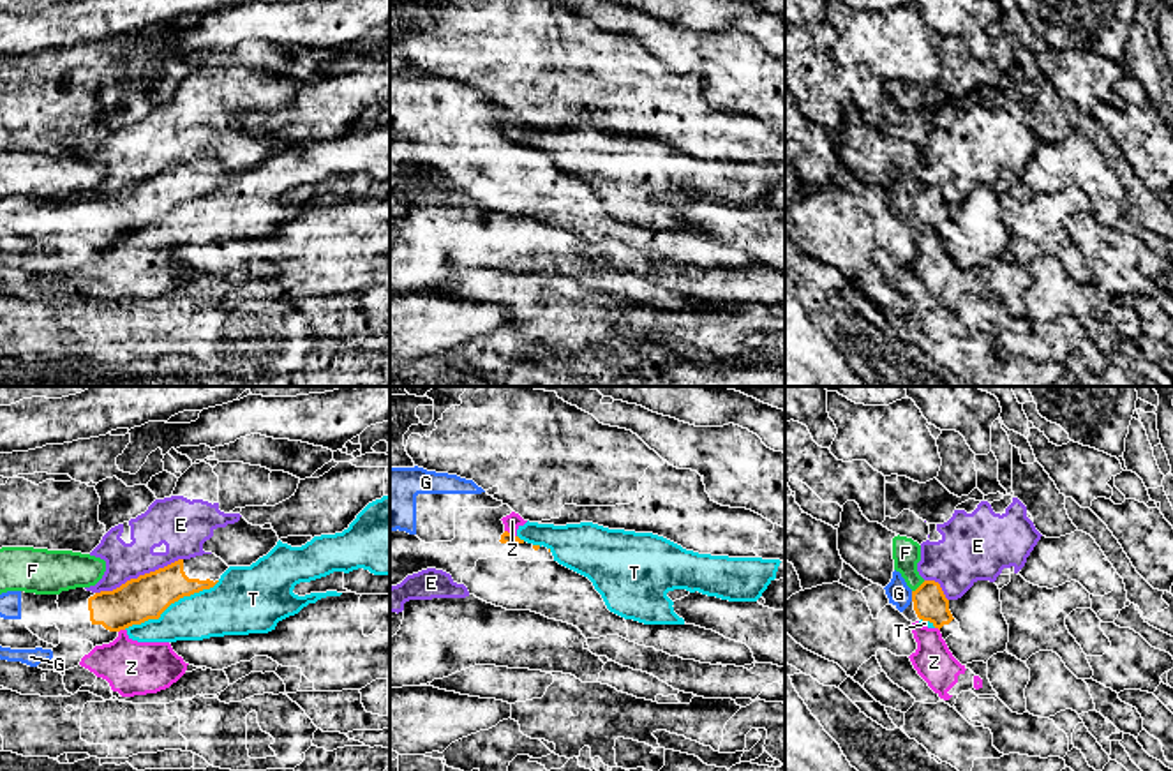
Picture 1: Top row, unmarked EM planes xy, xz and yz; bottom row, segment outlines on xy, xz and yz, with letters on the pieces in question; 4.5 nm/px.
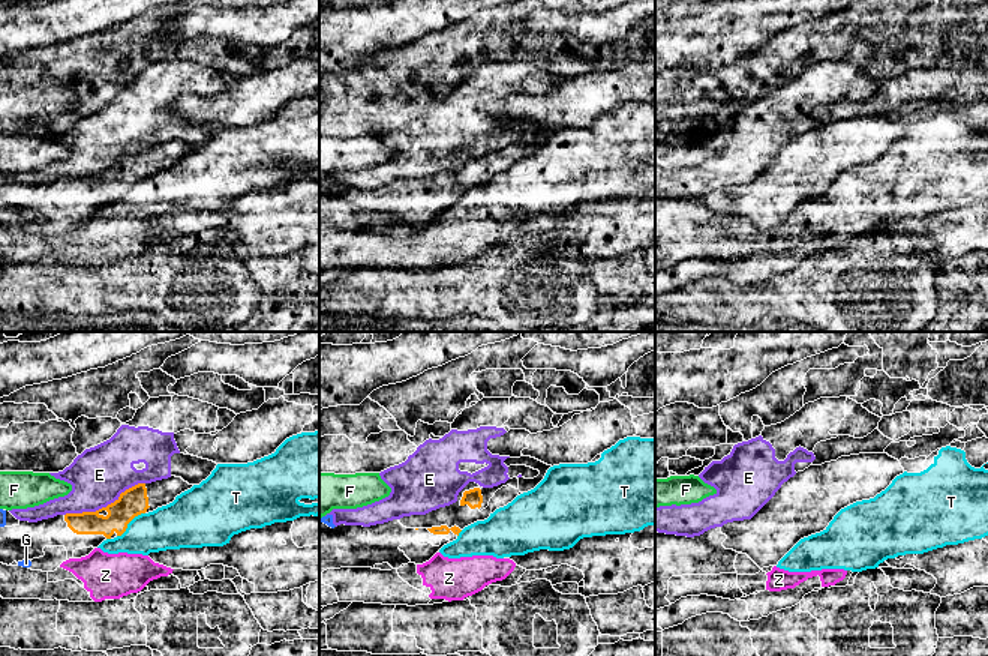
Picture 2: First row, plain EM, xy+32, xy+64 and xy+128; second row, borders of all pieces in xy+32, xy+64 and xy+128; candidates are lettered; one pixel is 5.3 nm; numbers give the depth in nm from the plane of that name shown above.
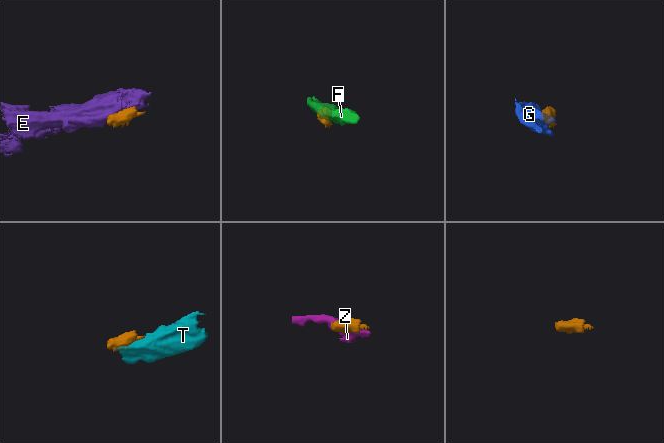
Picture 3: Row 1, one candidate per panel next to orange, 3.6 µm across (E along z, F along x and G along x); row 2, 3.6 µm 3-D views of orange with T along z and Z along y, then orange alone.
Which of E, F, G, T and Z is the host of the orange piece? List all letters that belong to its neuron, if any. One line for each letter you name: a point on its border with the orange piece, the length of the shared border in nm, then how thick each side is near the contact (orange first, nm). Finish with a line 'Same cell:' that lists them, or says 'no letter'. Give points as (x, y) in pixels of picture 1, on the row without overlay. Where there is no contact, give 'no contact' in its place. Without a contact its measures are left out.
Same cell: no letter

